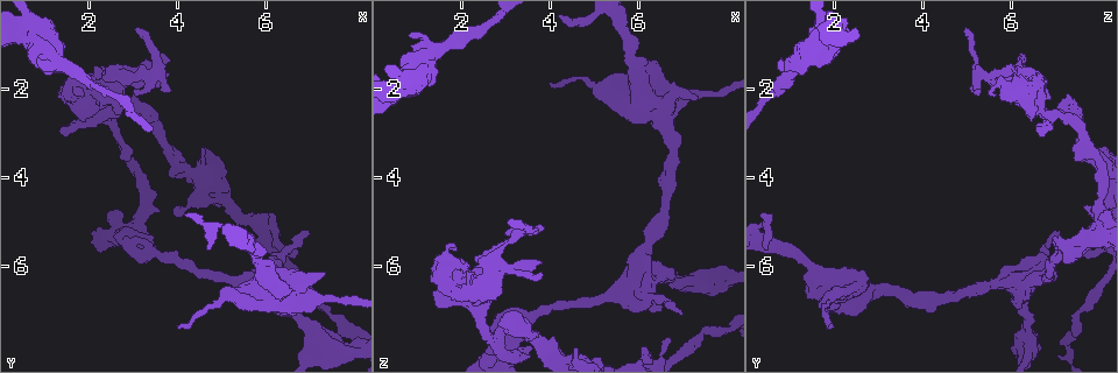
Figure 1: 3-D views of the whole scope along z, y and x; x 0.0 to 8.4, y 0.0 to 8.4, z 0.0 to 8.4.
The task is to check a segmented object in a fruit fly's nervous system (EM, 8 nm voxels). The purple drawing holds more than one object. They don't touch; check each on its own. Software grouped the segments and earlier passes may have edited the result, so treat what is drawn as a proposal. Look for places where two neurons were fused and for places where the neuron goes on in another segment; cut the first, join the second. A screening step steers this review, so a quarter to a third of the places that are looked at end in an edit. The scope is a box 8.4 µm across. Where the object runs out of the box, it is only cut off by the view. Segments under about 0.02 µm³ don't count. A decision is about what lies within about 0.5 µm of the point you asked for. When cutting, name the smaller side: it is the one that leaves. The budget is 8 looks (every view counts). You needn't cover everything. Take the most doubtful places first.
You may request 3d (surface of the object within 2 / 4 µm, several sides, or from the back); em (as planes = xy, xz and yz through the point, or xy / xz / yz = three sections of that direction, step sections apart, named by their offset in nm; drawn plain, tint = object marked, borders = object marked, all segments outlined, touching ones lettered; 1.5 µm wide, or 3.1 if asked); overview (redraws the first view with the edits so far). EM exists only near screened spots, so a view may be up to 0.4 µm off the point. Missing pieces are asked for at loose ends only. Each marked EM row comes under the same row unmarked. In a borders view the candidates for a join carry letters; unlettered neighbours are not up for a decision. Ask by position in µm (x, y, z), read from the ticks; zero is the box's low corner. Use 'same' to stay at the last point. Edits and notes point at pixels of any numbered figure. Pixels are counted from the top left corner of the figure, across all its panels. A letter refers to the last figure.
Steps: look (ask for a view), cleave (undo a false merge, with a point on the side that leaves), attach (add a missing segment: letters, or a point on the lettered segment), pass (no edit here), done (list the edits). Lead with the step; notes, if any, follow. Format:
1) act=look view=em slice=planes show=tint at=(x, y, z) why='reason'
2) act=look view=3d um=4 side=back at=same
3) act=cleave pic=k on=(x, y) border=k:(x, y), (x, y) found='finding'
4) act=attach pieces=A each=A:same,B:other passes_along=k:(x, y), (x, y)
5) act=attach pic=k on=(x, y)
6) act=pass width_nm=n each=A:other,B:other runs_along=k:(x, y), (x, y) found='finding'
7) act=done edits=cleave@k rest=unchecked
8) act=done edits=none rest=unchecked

act=look view=3d um=2 at=(4.00, 4.65, 7.65)

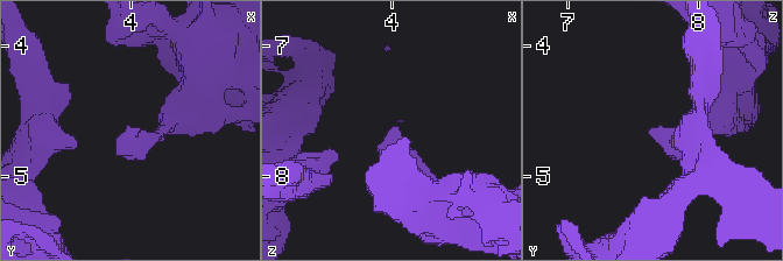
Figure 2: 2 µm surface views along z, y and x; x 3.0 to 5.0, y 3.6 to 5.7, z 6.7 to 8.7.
act=look view=em slice=xy step=4 show=tint at=(4.06, 4.64, 7.66) why='shape alone is not enough'

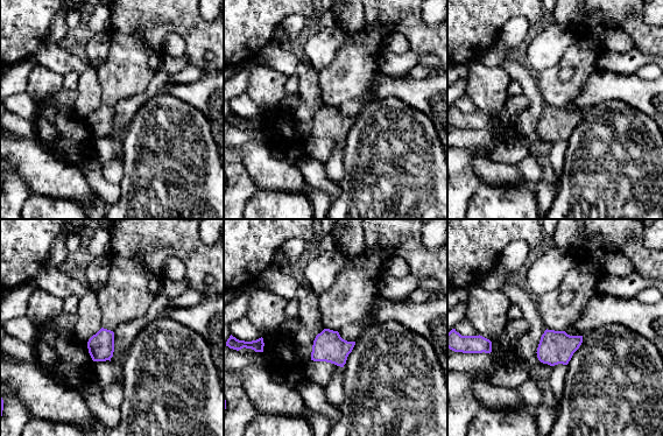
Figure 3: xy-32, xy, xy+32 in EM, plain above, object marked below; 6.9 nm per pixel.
act=look view=em slice=planes show=borders at=same

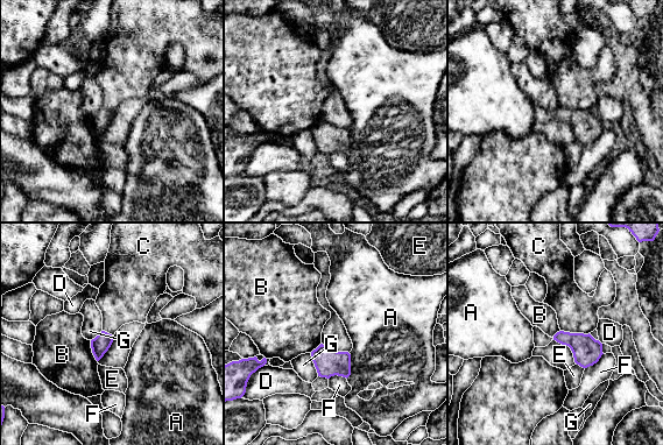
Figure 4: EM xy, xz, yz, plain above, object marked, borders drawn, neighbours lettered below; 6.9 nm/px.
act=pass each=A:other,B:other,C:other,D:other,E:other,F:other,G:other found='none of them fits'

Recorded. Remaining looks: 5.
act=look view=em slice=xz step=4 show=tint at=(3.05, 2.15, 5.20) why='tapers out'

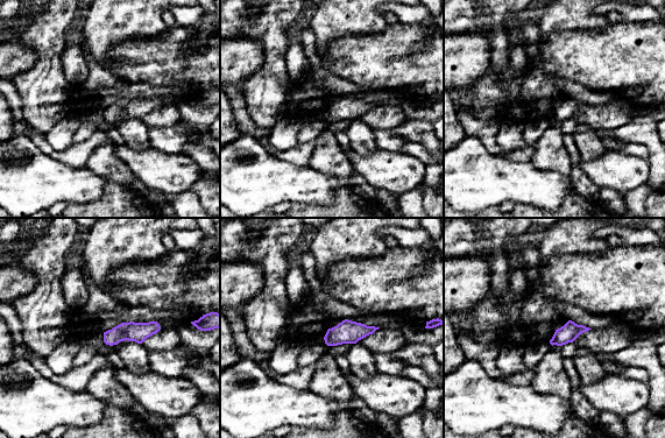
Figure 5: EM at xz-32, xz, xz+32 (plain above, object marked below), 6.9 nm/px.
act=look view=em slice=planes show=tint at=same why='cut it another way'

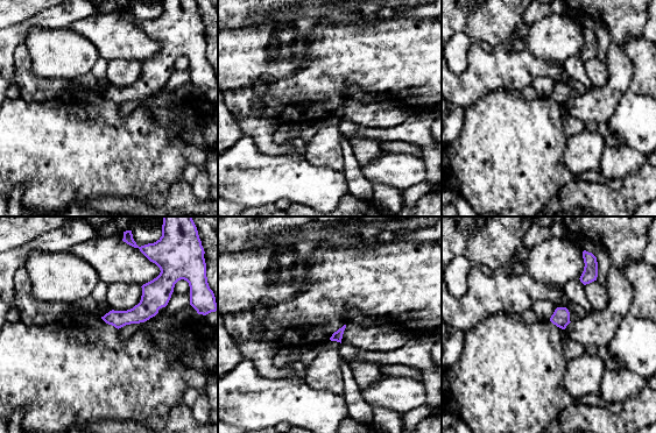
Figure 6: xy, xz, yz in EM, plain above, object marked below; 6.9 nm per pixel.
act=look view=em slice=planes show=borders at=same

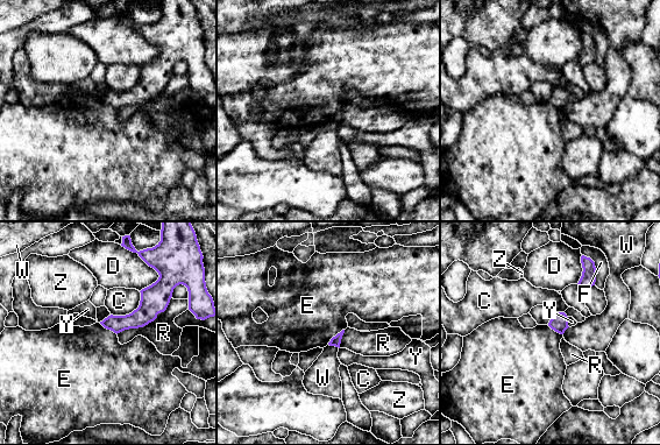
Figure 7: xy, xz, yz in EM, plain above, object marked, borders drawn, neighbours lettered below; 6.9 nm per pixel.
act=pass each=C:other,D:other,E:other,F:other,R:other,W:other,Y:other,Z:other border=7:(343, 329), (327, 344) found='no lettered segment goes on from it'

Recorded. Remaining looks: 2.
act=done edits=none rest=unchecked

